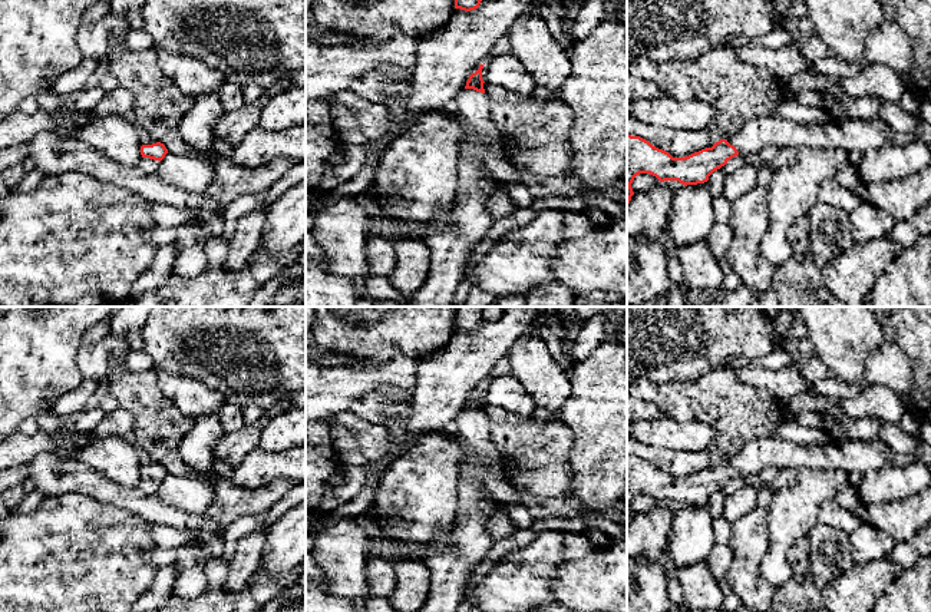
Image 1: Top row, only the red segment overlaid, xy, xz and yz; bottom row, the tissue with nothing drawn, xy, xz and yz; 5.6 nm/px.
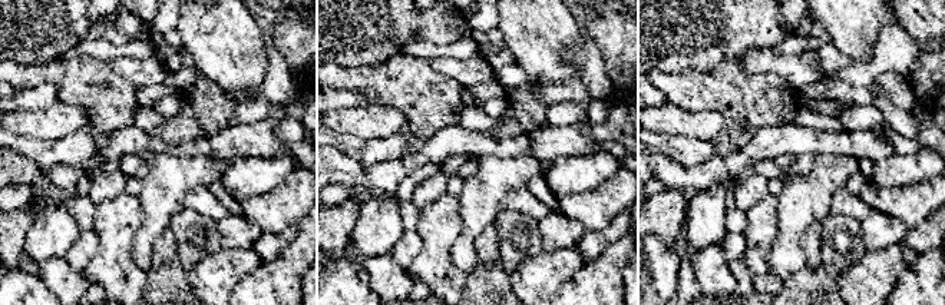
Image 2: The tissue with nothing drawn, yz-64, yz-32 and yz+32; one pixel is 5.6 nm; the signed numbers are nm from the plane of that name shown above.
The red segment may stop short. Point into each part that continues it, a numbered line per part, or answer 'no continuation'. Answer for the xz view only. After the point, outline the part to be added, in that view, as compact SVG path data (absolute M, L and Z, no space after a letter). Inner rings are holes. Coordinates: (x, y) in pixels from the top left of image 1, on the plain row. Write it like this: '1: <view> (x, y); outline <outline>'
1: xz (474, 439); outline M463 410L456 417L456 424L456 443L462 451L460 520L486 523L493 515L506 510L506 505L495 500L482 482L485 473L495 474L485 459L491 457L502 466L502 457L491 437L486 414Z

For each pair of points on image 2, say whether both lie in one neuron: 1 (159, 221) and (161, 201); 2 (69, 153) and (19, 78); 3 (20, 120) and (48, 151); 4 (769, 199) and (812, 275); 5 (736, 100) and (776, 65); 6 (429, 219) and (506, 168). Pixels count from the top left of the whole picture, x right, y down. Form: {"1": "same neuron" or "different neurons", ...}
{"1": "same neuron", "2": "different neurons", "3": "different neurons", "4": "different neurons", "5": "different neurons", "6": "different neurons"}

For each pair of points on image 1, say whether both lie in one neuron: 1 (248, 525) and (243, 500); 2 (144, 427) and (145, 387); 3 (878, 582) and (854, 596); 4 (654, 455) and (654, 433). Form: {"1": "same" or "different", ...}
{"1": "different", "2": "same", "3": "same", "4": "different"}

